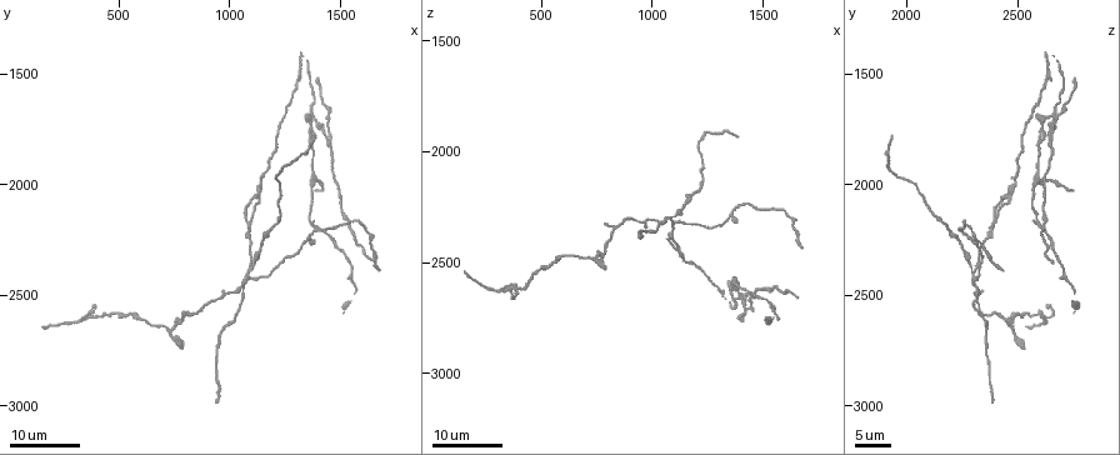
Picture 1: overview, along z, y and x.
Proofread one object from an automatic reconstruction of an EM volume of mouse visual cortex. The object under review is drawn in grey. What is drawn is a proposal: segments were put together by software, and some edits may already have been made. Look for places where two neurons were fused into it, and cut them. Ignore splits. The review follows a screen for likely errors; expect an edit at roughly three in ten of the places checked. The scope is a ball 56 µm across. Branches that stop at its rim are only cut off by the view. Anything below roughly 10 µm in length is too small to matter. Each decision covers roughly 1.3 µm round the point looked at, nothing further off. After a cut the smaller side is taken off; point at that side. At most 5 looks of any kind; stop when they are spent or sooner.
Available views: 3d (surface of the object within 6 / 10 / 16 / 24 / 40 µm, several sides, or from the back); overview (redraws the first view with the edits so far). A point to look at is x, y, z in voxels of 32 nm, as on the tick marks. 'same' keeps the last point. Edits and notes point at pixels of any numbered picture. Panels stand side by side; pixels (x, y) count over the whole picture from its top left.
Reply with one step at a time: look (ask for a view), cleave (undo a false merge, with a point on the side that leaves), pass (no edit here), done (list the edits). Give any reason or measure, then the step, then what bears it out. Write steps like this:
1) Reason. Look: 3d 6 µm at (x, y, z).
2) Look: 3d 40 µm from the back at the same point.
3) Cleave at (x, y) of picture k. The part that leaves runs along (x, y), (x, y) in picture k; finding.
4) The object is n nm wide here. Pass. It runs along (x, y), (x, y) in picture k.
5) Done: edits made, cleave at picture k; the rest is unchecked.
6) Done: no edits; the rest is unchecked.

Look: 3d 16 µm at (1080, 2400, 2290).

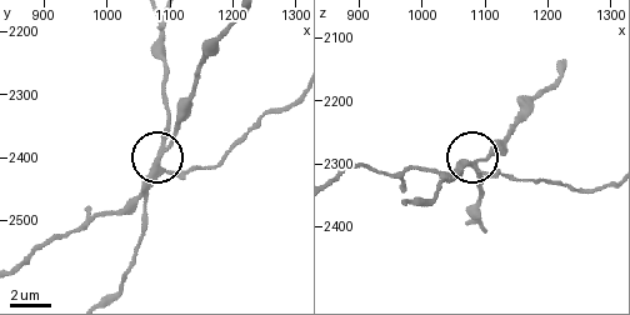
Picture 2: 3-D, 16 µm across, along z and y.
Look: 3d 6 µm at (1080, 2400, 2295).

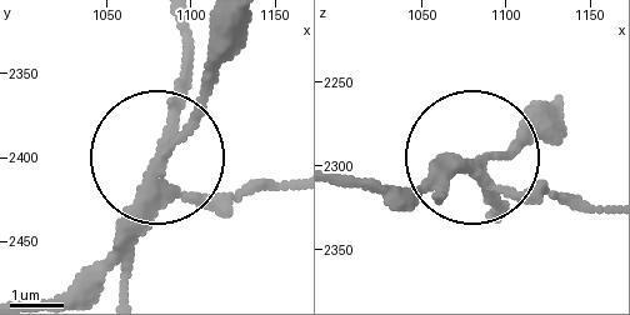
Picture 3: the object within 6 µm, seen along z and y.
Cleave at (164, 140) of picture 3. The part that leaves runs along (140, 206), (180, 103), (180, 23) in picture 3; a second neuron is stuck on.

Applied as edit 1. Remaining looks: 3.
Look: overview.

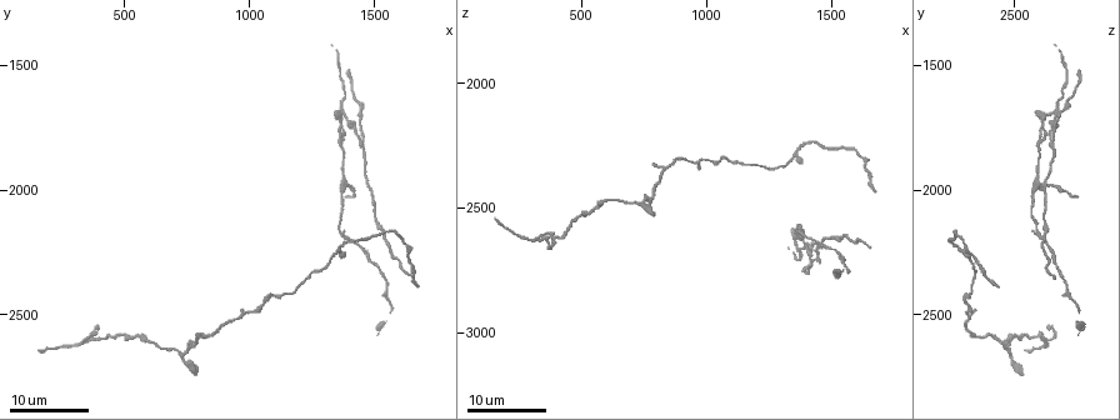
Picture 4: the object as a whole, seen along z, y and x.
Calibre changes. Look: 3d 24 µm at (750, 2650, 2480).

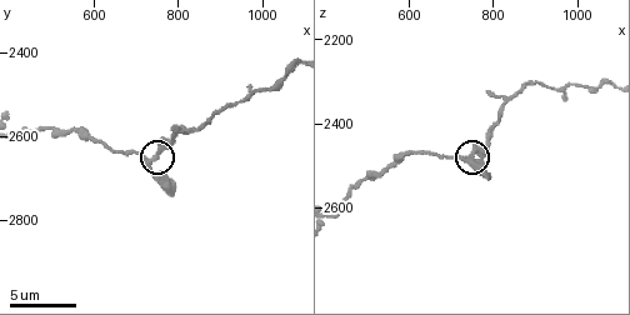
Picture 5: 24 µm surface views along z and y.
Look: 3d 10 µm at (750, 2650, 2475).

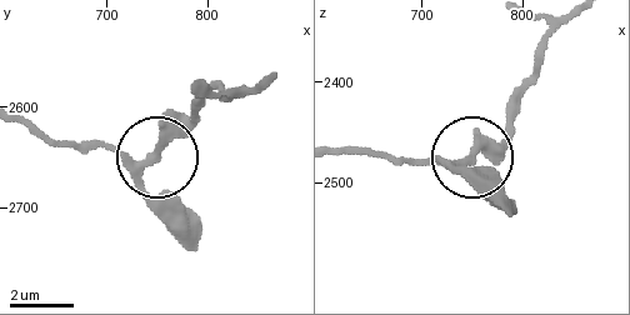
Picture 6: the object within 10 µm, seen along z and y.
3 arms meet here. Pass. Continuous, no second neuron.

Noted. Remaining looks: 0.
Done: edits made, cleave at picture 3; the rest is unchecked.

